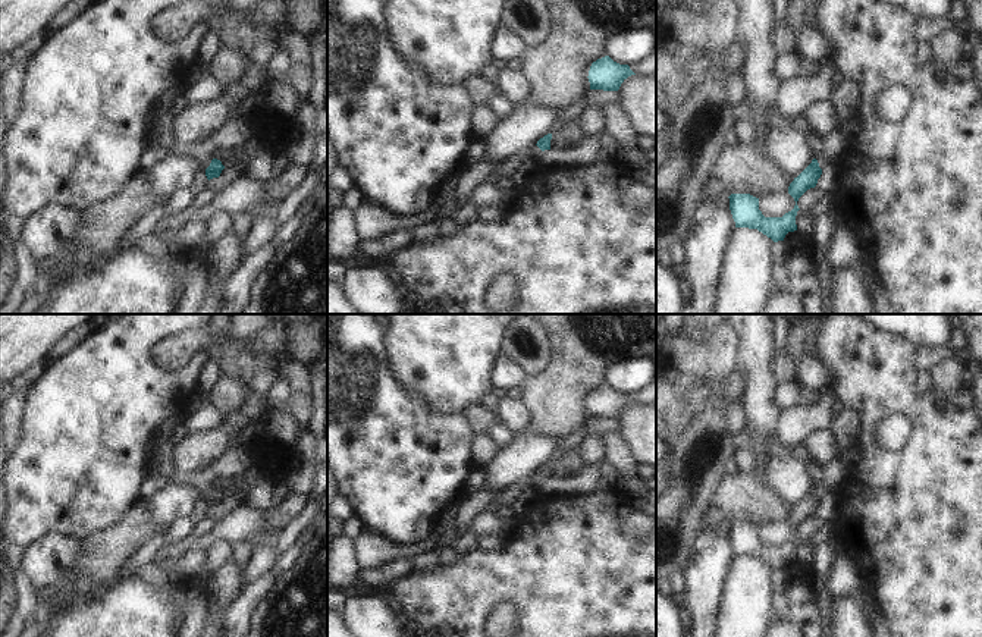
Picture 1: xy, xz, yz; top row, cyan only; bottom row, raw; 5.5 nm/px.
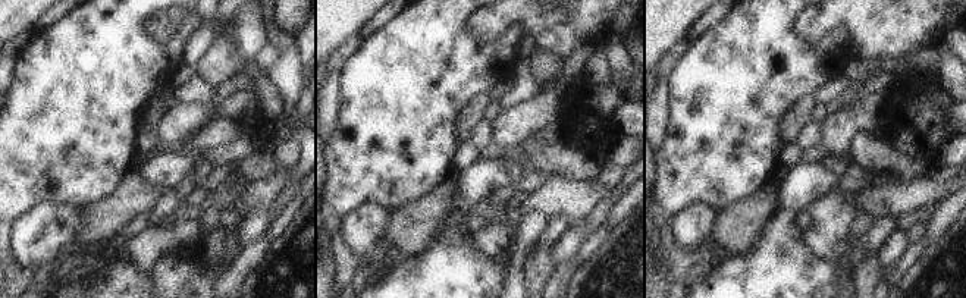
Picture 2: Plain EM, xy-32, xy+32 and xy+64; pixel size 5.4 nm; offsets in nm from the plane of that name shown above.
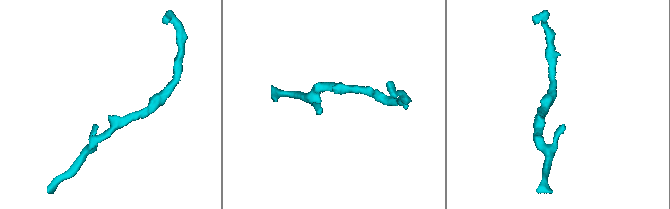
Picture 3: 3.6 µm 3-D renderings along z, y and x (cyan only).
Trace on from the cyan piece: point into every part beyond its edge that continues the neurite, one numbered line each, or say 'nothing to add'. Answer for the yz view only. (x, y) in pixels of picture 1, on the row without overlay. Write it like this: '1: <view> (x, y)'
1: yz (816, 471)

